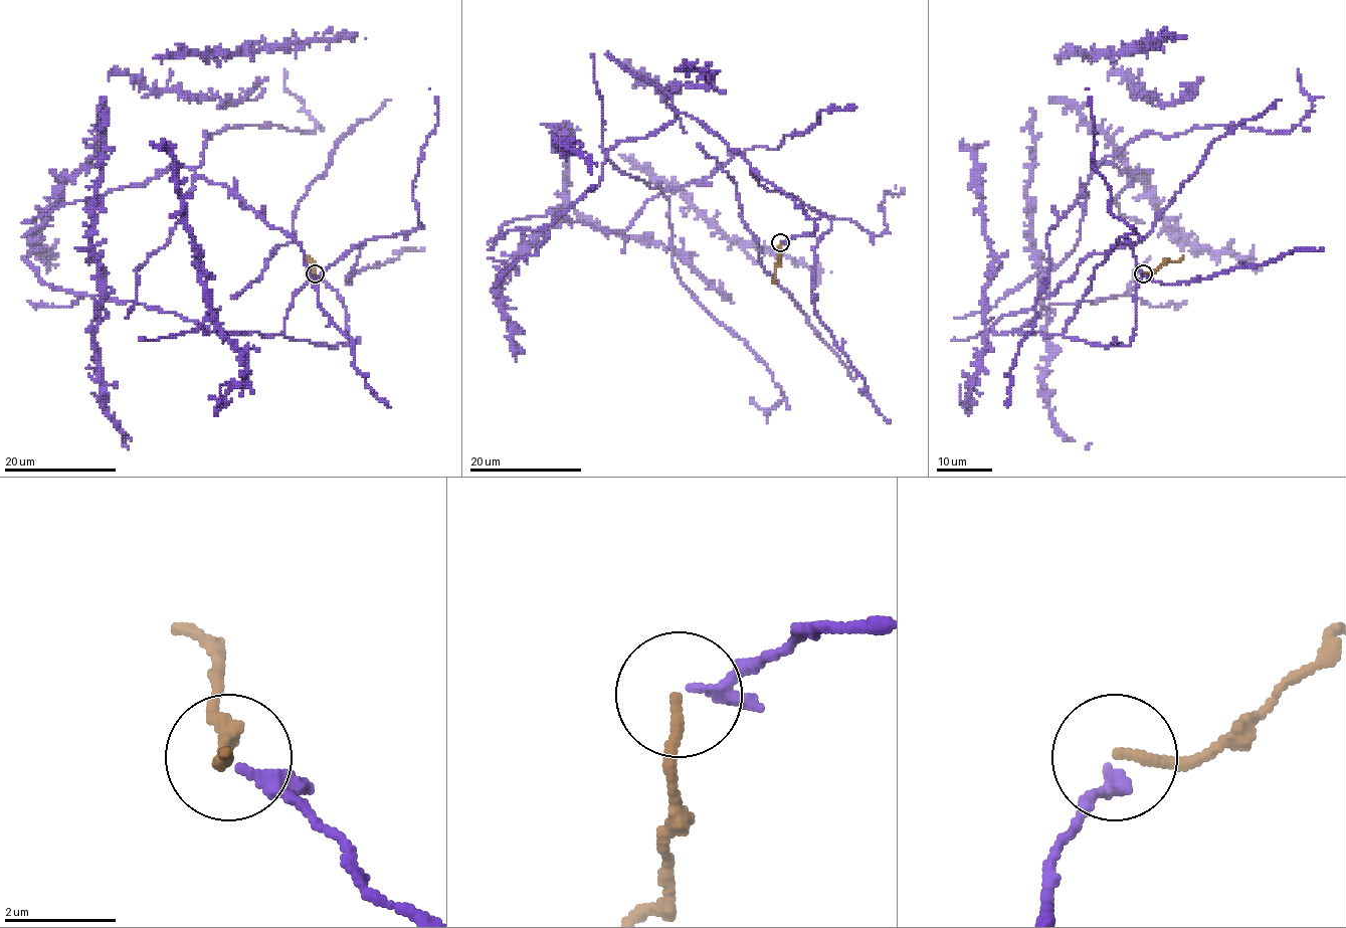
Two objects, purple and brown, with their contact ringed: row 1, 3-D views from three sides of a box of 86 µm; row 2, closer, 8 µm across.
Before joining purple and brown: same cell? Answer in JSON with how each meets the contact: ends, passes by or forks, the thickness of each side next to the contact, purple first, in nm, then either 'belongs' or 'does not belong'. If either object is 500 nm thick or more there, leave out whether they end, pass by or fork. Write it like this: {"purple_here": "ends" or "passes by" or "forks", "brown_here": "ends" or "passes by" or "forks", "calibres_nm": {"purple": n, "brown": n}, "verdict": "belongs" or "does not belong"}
{"purple_here": "passes by", "brown_here": "ends", "calibres_nm": {"purple": 180, "brown": 180}, "verdict": "belongs"}

